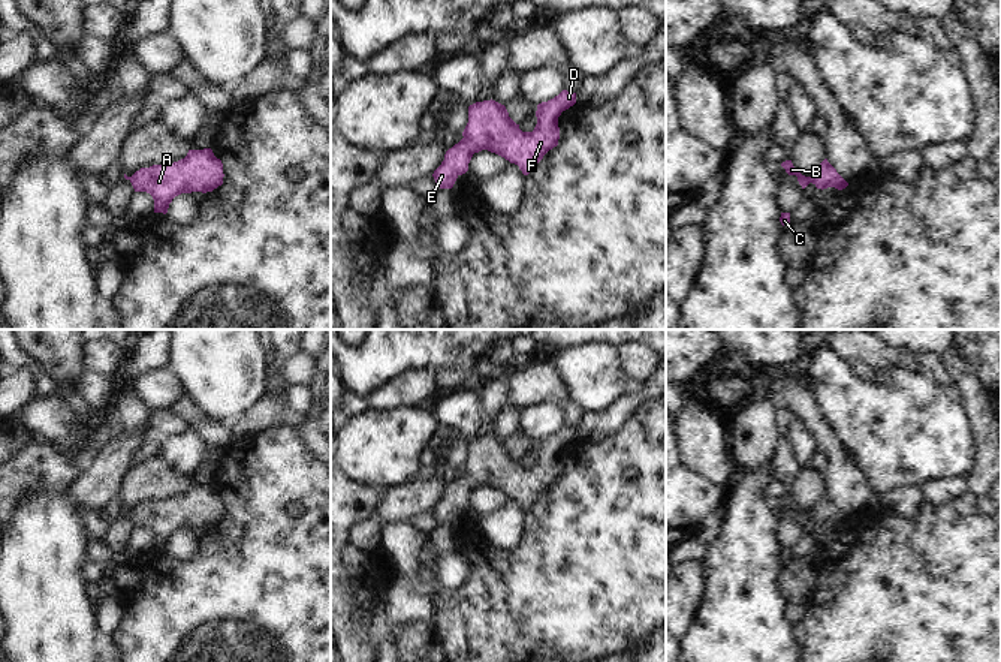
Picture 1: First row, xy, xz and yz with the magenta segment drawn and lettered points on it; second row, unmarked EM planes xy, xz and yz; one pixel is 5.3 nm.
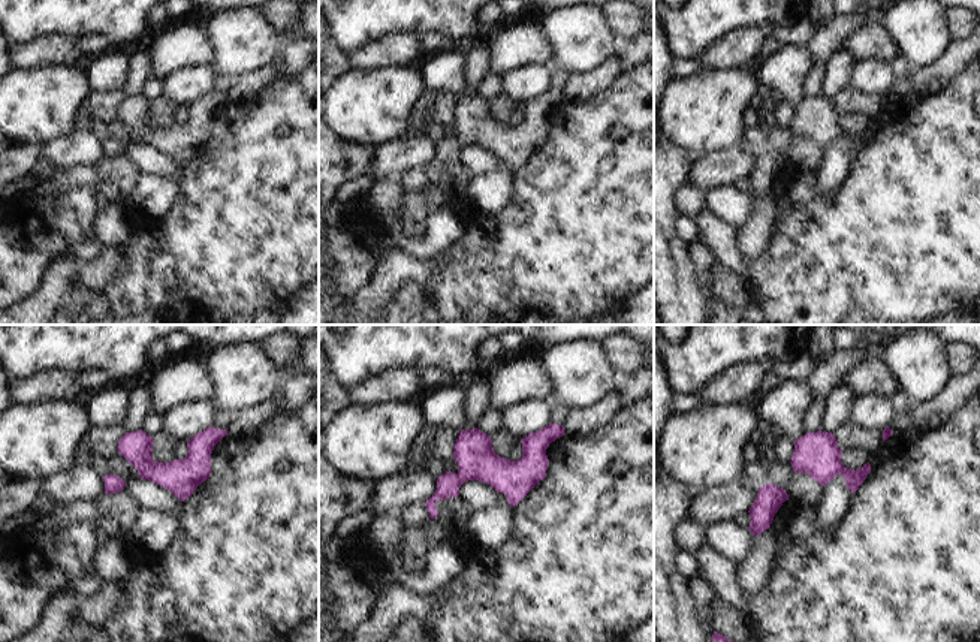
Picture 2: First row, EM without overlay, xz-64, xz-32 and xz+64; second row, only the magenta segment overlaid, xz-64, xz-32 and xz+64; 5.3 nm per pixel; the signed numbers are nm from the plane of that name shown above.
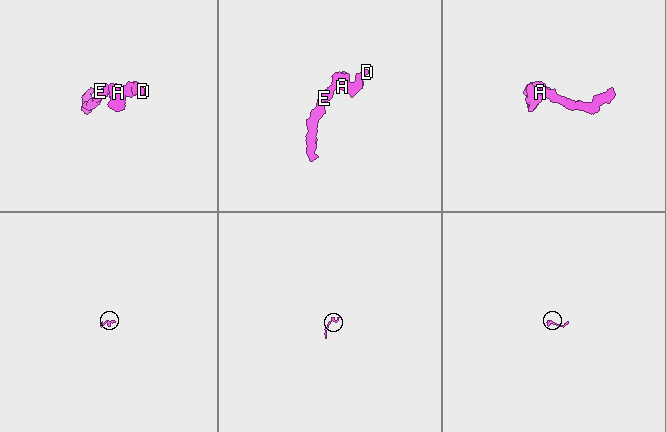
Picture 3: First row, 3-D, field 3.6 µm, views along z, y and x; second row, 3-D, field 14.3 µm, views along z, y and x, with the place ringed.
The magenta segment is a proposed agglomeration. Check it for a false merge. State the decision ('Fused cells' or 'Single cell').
Single cell.

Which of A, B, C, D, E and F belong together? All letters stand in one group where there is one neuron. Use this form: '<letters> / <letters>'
A B C D E F

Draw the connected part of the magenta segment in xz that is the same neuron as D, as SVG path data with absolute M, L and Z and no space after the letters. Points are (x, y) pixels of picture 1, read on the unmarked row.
M567 425L539 439L533 467L522 467L506 442L492 434L470 440L464 473L446 487L444 496L432 509L435 518L440 524L452 524L456 514L468 506L473 490L482 485L504 493L528 511L558 481L558 452L575 439L576 428Z

